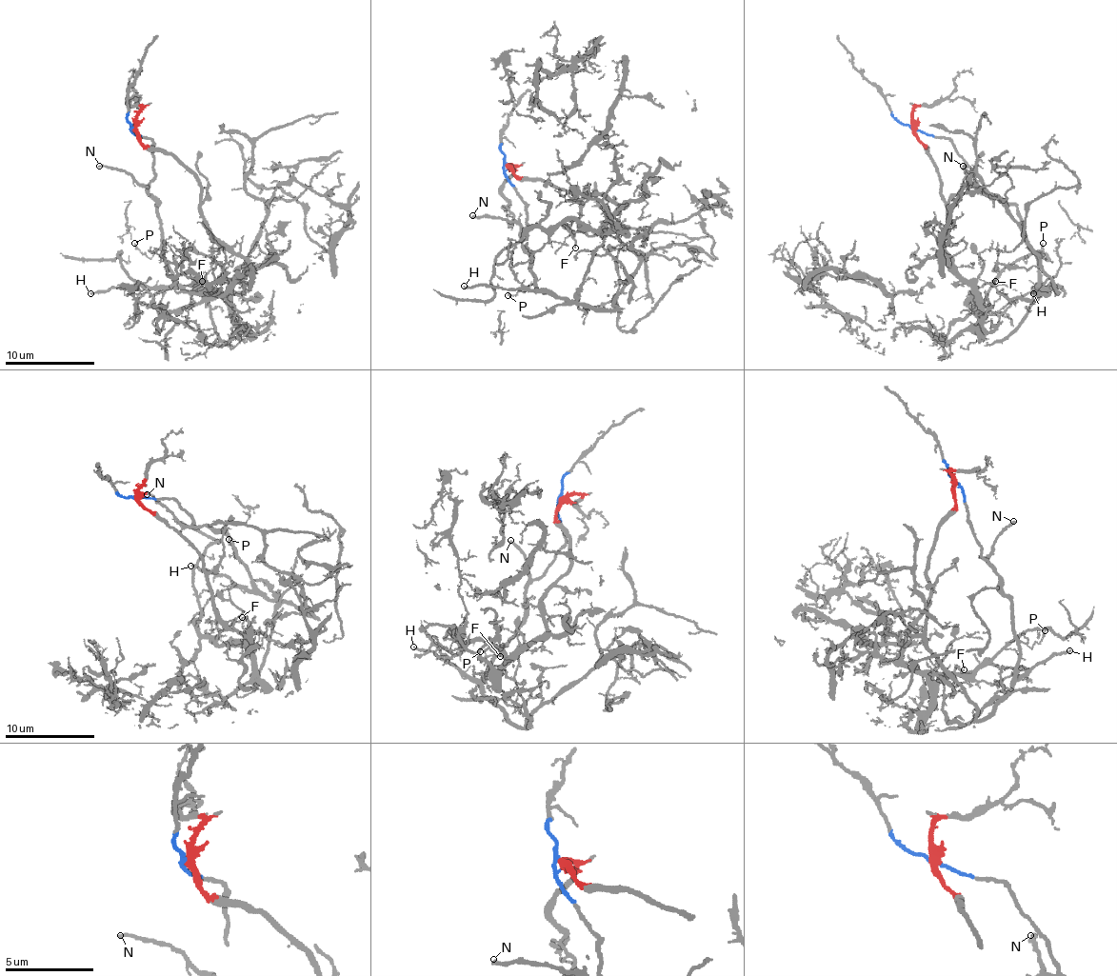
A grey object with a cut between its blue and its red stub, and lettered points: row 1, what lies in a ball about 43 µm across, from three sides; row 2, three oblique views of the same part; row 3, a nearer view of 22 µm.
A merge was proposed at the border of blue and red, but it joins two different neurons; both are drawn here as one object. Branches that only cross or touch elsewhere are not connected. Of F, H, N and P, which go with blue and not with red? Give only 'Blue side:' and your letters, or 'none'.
Blue side: H, N, P

